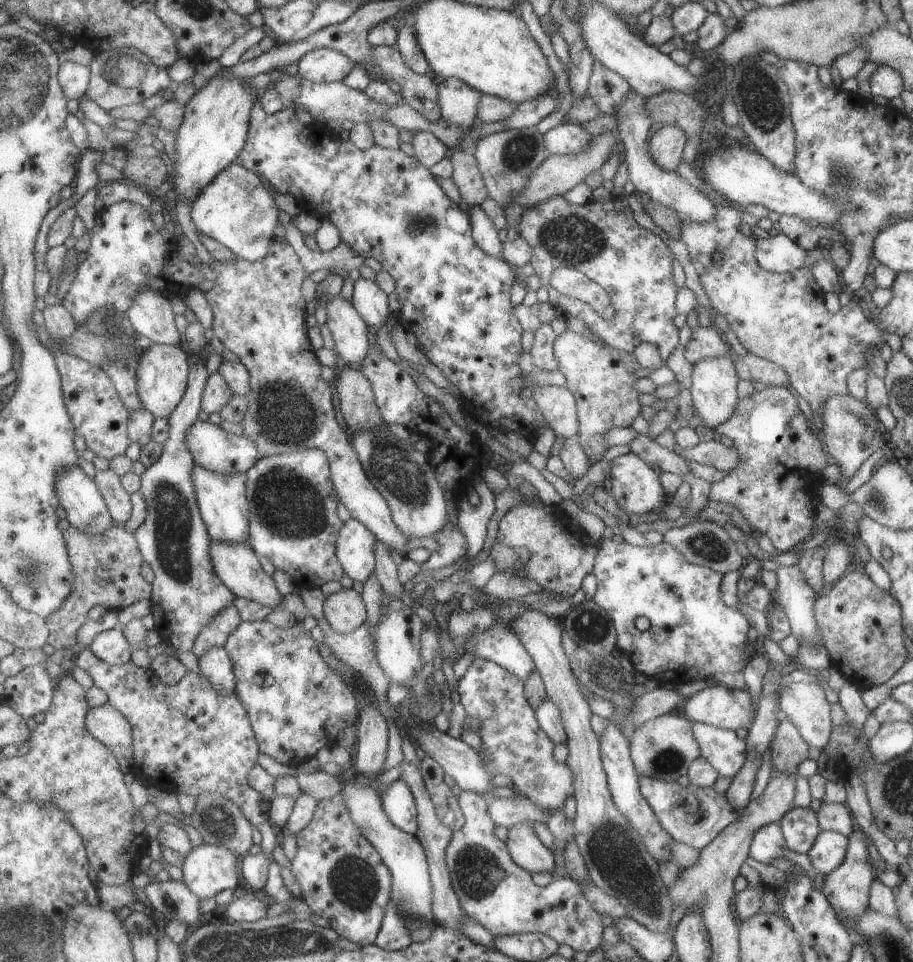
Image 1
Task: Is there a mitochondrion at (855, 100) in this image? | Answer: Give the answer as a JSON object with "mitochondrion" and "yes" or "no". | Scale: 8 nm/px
{"mitochondrion":"no"}

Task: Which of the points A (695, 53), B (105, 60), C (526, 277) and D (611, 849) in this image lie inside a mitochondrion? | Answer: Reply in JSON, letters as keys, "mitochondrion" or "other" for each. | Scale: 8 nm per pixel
{"A":"other","B":"mitochondrion","C":"other","D":"mitochondrion"}

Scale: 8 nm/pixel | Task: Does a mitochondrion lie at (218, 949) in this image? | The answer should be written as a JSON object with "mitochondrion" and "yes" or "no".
{"mitochondrion":"yes"}

